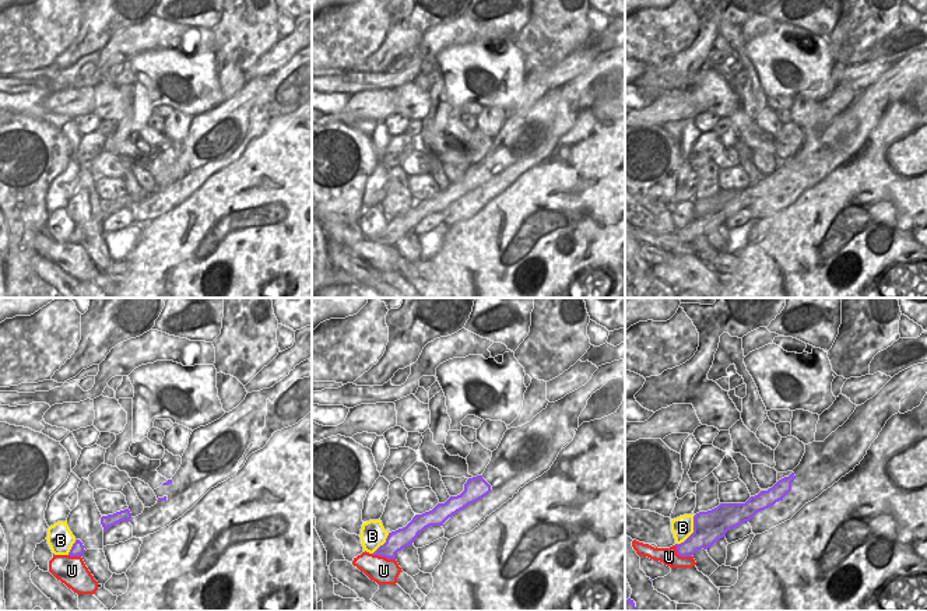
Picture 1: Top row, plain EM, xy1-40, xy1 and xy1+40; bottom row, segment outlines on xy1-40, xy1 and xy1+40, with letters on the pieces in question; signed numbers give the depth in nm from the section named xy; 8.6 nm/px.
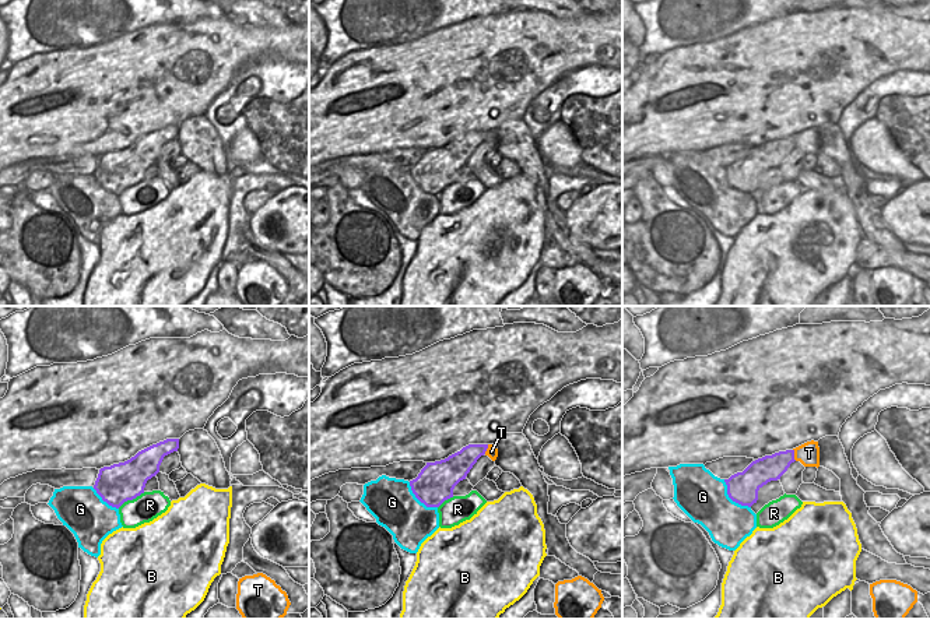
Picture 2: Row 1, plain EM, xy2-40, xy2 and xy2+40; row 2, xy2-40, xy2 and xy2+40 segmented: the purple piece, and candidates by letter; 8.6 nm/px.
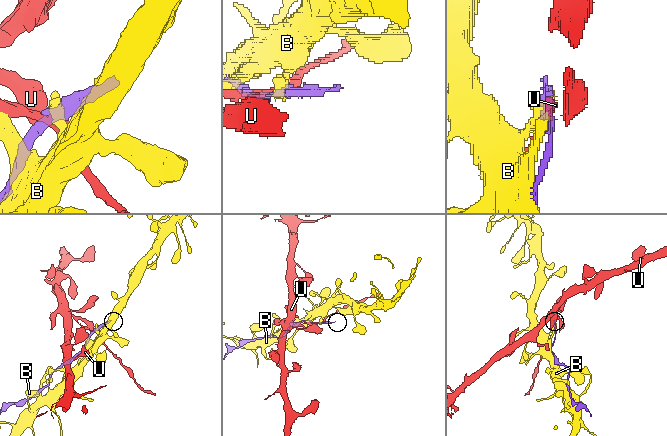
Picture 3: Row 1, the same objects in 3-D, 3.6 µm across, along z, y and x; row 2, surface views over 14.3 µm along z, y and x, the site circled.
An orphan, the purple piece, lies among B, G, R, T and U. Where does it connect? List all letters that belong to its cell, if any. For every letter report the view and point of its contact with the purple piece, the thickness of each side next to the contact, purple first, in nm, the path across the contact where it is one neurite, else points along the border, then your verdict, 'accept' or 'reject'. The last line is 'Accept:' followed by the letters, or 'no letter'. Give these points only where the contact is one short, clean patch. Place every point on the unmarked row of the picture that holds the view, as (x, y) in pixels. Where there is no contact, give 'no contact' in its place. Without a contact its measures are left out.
B: xy1+40 (692, 220) | 280/190 nm | reject
G: xy2+40 (732, 186) | 260/420 nm | reject
R: xy2-40 (130, 186) | 340/240 nm | along xy2-40 (144, 179), (125, 187), (118, 194) | reject
T: xy2+40 (793, 141) | 220/190 nm | along xy2+40 (793, 136), (796, 147) | reject
U: xy1 (383, 242) | 170/220 nm | reject
Accept: no letter

